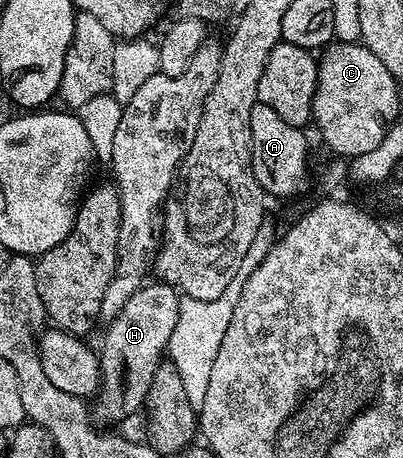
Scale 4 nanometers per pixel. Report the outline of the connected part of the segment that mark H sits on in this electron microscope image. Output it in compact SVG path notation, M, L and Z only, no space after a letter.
M161 280L152 282L132 292L128 304L120 308L116 317L109 319L107 326L110 327L102 338L102 350L100 346L98 354L98 363L102 369L102 384L92 406L93 417L99 423L119 424L126 416L141 411L152 388L156 368L164 361L180 313L180 294L175 287L166 282Z

